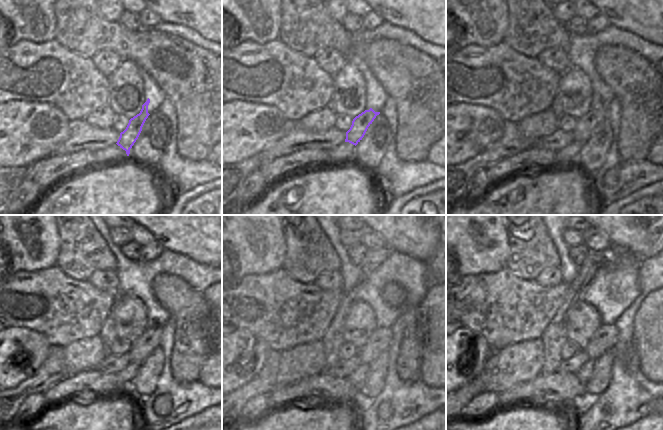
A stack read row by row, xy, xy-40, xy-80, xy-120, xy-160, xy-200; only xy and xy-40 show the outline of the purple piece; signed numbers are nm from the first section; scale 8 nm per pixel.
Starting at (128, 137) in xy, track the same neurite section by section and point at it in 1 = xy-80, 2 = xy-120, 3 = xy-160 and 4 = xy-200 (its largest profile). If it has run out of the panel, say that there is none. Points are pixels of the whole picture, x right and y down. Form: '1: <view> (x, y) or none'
1: xy-80 (585, 125)
2: xy-120 (139, 349)
3: xy-160 (379, 341)
4: xy-200 (606, 336)

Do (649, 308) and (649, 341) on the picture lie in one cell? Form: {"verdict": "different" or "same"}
{"verdict": "same"}

